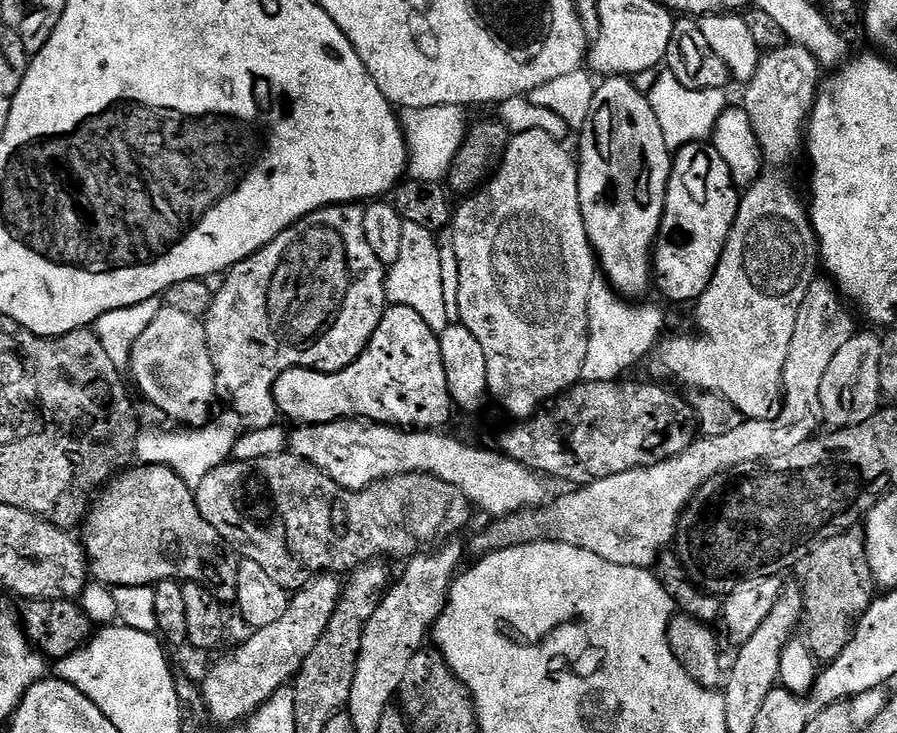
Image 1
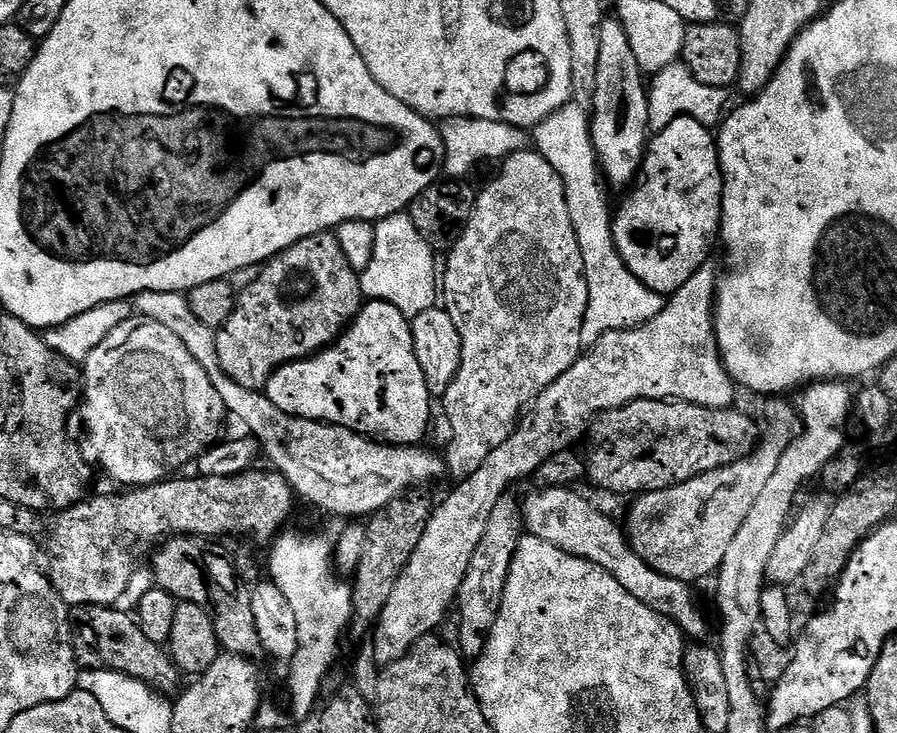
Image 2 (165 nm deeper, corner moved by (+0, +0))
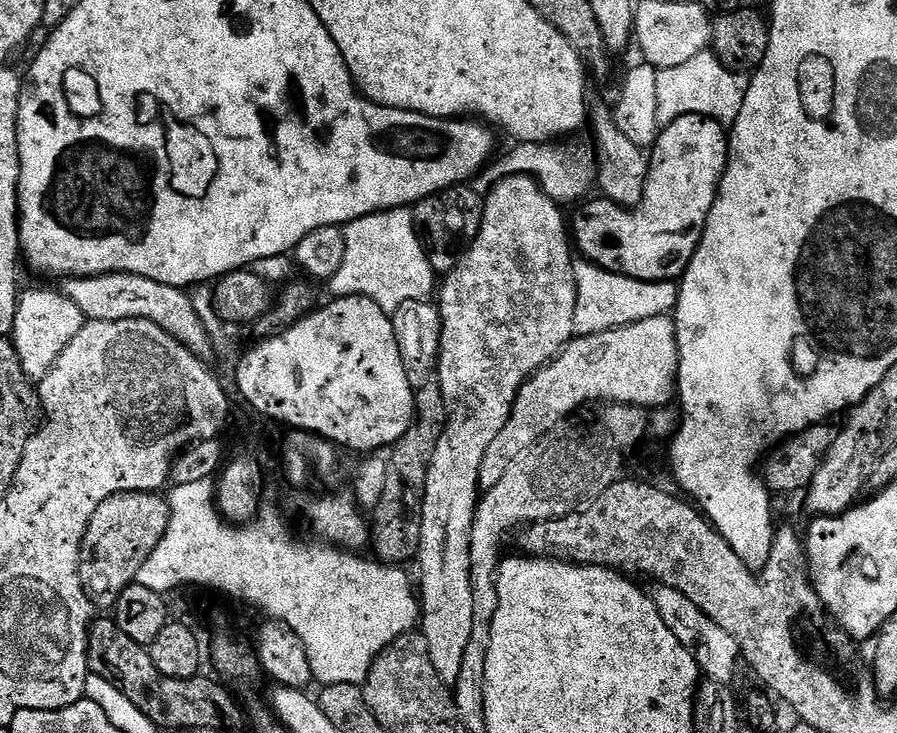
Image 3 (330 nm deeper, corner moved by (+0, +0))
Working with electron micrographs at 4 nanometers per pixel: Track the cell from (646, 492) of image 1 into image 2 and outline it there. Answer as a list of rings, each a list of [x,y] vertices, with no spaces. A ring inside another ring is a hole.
[[[776,404],[768,429],[763,429],[756,447],[744,459],[666,490],[635,497],[628,512],[626,535],[638,558],[658,570],[658,574],[678,578],[678,582],[689,586],[695,585],[695,580],[715,577],[730,542],[734,542],[734,534],[738,534],[742,522],[746,522],[746,514],[750,514],[770,474],[778,470],[778,462],[782,454],[786,454],[797,428],[797,409],[793,405],[791,408],[788,404]]]

